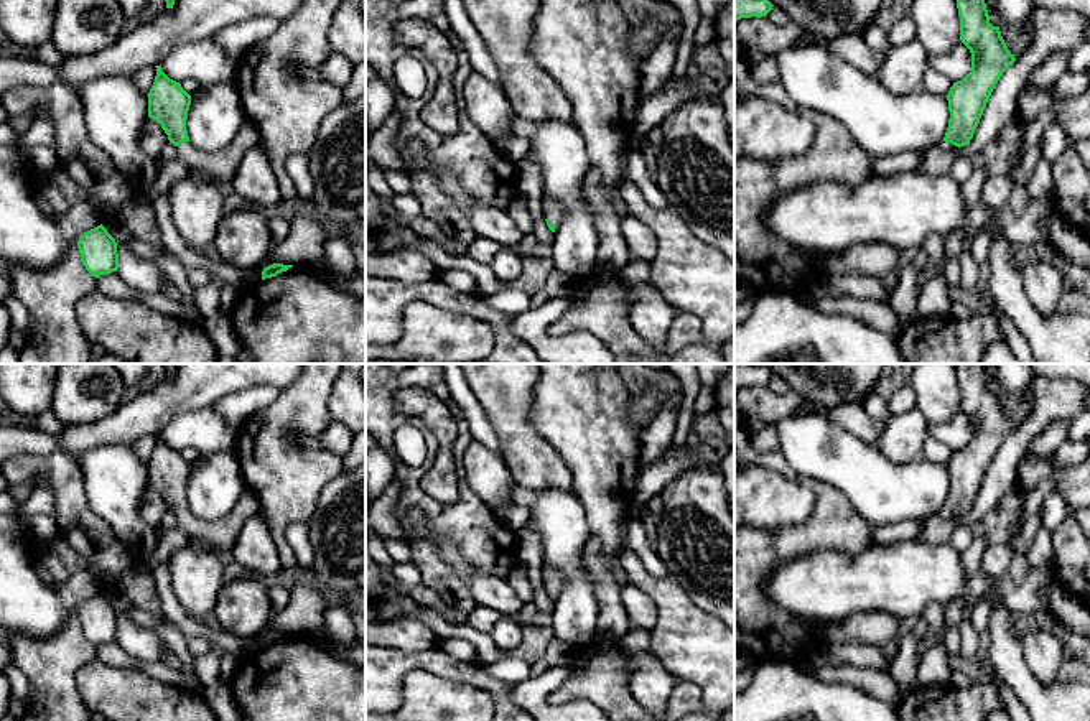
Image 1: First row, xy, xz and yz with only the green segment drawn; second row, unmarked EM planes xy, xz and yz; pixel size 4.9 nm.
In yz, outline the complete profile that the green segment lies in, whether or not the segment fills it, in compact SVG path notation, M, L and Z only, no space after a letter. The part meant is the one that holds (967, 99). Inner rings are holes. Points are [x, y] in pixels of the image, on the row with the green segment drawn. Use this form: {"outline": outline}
{"outline": "M957 0L960 41L971 53L971 69L953 82L947 94L948 128L943 142L924 153L917 173L950 174L960 147L973 138L986 102L1003 72L1016 61L1009 53L999 26L990 23L985 0Z"}

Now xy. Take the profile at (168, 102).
{"outline": "M161 64L155 67L155 82L147 94L148 117L161 125L170 143L176 147L176 158L188 166L189 173L198 171L222 188L231 186L240 160L257 145L257 125L245 120L232 142L221 151L204 153L196 150L189 143L186 130L191 95L179 82L163 72Z"}

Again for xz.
{"outline": "M543 194L542 196L542 211L543 211L548 229L552 232L555 232L555 229L563 221L563 214L565 214L563 206L558 201Z"}

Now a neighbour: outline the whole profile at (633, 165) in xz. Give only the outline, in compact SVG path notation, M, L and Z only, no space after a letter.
M632 142L621 155L621 170L624 179L636 183L654 209L665 209L668 206L655 178L649 174L644 156L636 142Z

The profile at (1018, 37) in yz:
M1029 15L1024 21L1019 23L1001 21L999 31L1009 53L1019 59L1024 53L1029 51L1034 41L1034 18Z

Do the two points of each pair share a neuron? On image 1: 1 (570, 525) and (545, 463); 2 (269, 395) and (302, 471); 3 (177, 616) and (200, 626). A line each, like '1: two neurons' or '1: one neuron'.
1: two neurons
2: two neurons
3: one neuron

